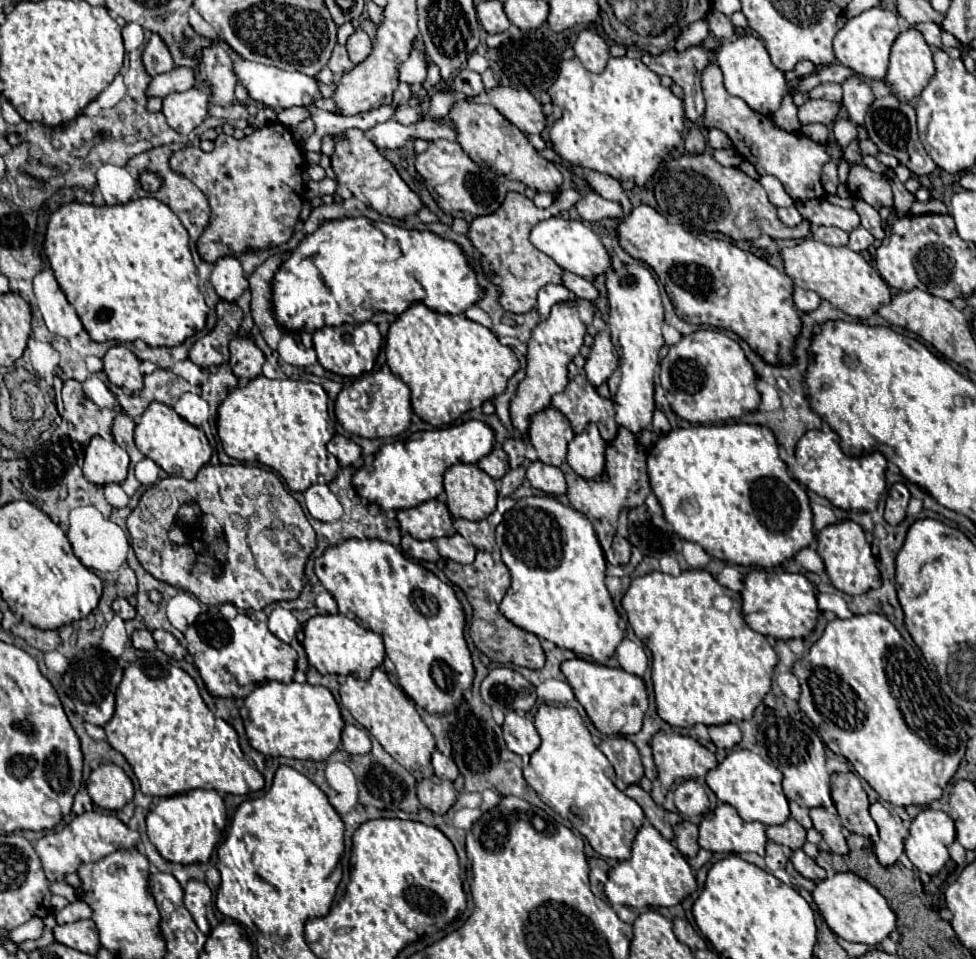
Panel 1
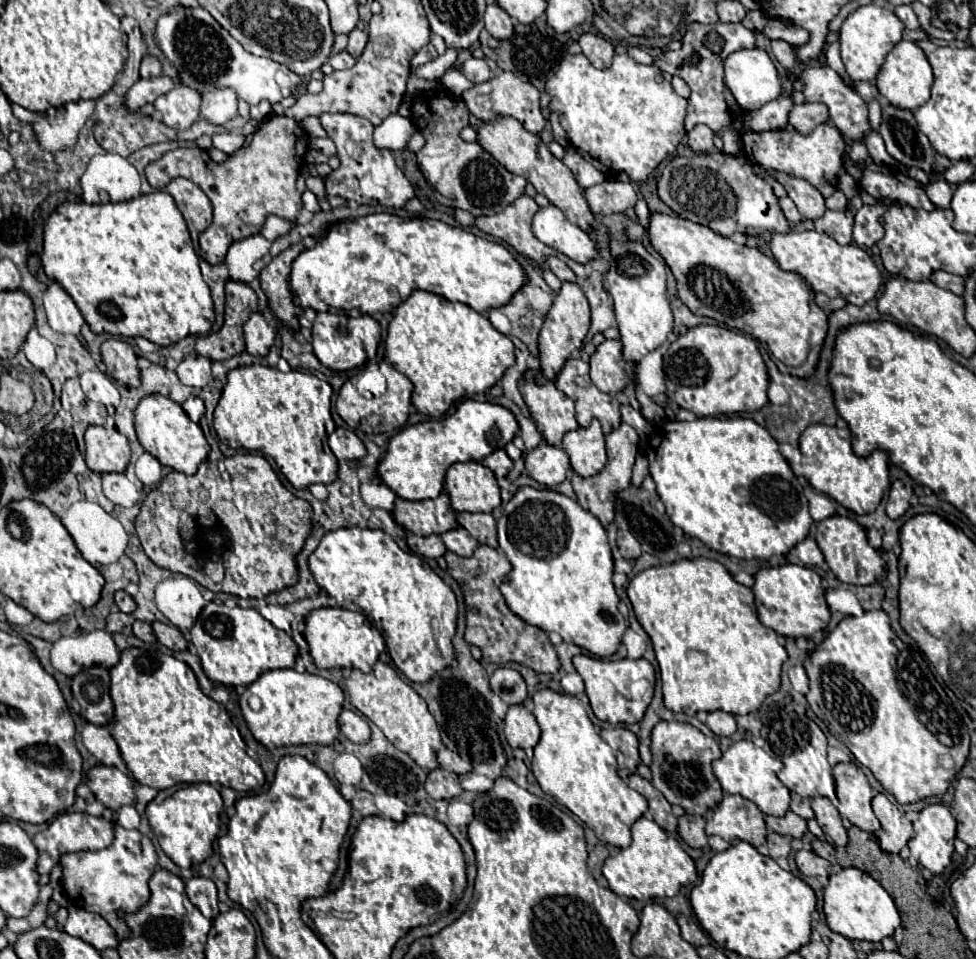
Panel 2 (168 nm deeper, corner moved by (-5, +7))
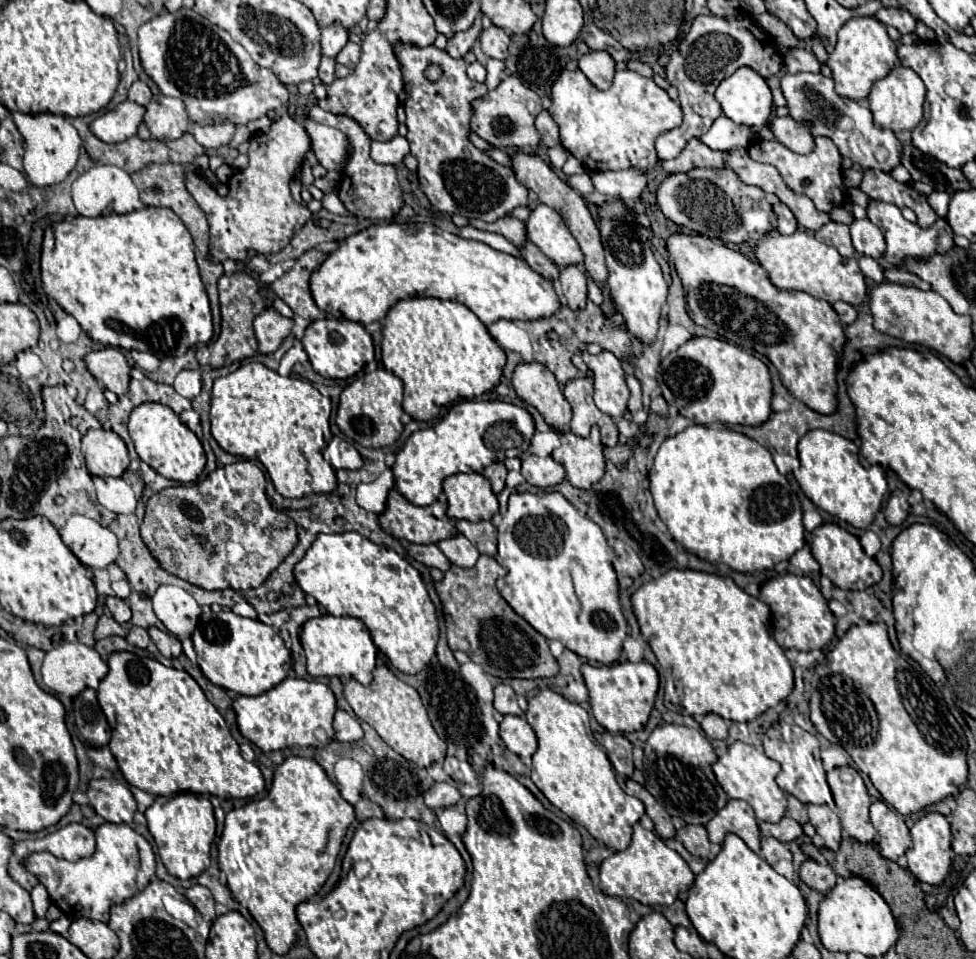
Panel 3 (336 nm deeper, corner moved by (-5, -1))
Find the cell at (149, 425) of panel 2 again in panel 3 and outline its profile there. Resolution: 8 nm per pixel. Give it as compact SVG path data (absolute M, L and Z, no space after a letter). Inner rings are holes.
M142 403L130 413L128 427L140 459L162 477L178 483L194 483L204 471L206 453L202 449L202 443L170 407L162 403Z

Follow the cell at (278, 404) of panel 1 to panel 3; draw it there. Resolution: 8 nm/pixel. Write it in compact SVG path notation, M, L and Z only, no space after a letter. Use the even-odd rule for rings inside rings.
M248 363L234 373L214 381L210 407L212 437L230 455L258 459L270 473L276 491L288 499L306 497L310 493L330 493L338 487L334 467L322 457L322 449L326 447L324 427L328 427L330 409L330 397L320 395L320 391L314 389L312 383L298 377L282 377L262 363Z

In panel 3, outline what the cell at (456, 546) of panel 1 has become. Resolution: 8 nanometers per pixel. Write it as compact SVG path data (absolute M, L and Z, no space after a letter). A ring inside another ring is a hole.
M458 533L456 537L440 541L438 547L458 567L472 567L478 561L478 557L480 557L478 549L462 533Z

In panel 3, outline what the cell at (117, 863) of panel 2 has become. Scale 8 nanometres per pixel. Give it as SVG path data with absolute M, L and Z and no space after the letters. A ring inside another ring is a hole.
M102 823L94 833L96 853L90 859L74 863L42 851L26 859L26 869L40 877L40 883L48 889L52 903L62 909L66 917L88 917L106 923L112 905L132 899L150 883L156 873L156 855L152 845L124 823Z

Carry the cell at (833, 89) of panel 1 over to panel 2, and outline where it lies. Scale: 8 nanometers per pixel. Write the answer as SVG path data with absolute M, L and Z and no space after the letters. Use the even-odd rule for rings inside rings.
M808 65L800 71L798 79L802 81L802 93L804 93L804 99L806 103L824 103L828 107L828 113L830 113L830 121L834 123L834 127L846 137L846 139L852 139L852 141L860 141L864 139L872 127L870 127L870 121L868 121L868 107L866 107L866 101L852 89L848 89L840 75L830 69L828 65Z

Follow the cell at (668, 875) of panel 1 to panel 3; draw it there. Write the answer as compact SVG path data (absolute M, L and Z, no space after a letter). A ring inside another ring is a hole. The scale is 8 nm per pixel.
M640 823L634 825L634 835L632 835L630 847L604 859L600 865L600 889L602 889L602 893L612 895L612 897L630 897L630 899L640 901L642 905L672 905L676 901L678 893L688 891L692 885L694 885L694 873L690 871L686 861L676 851L668 849L666 843L656 833L644 829Z

